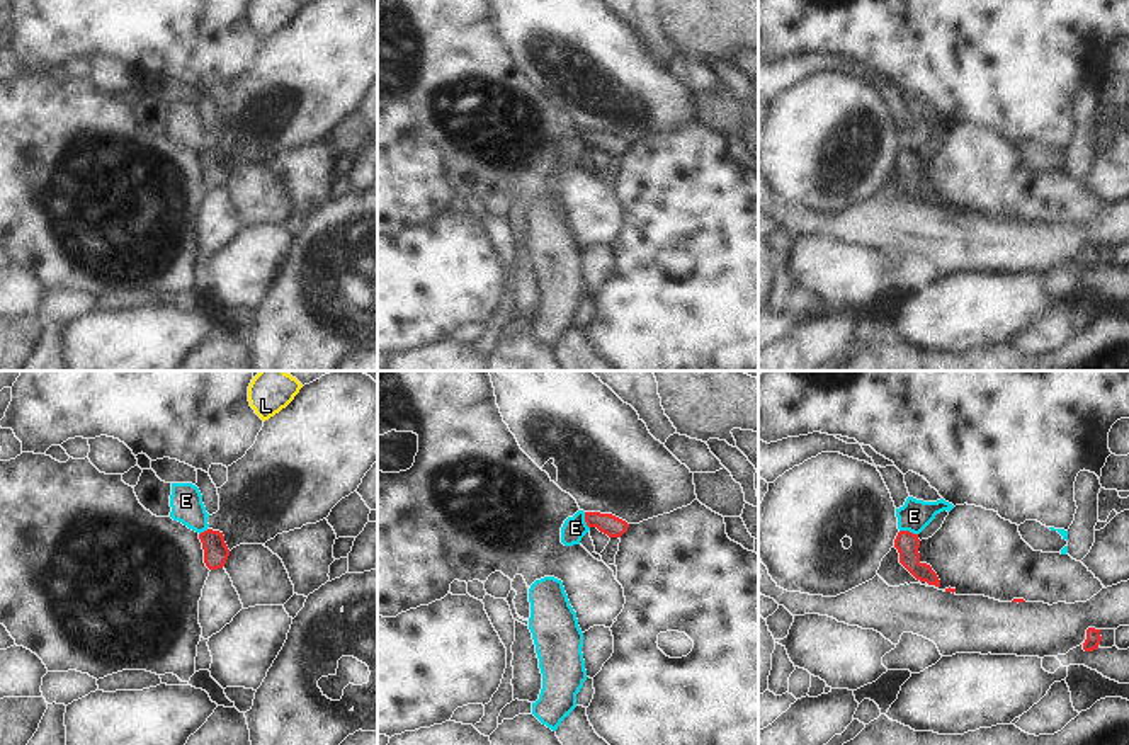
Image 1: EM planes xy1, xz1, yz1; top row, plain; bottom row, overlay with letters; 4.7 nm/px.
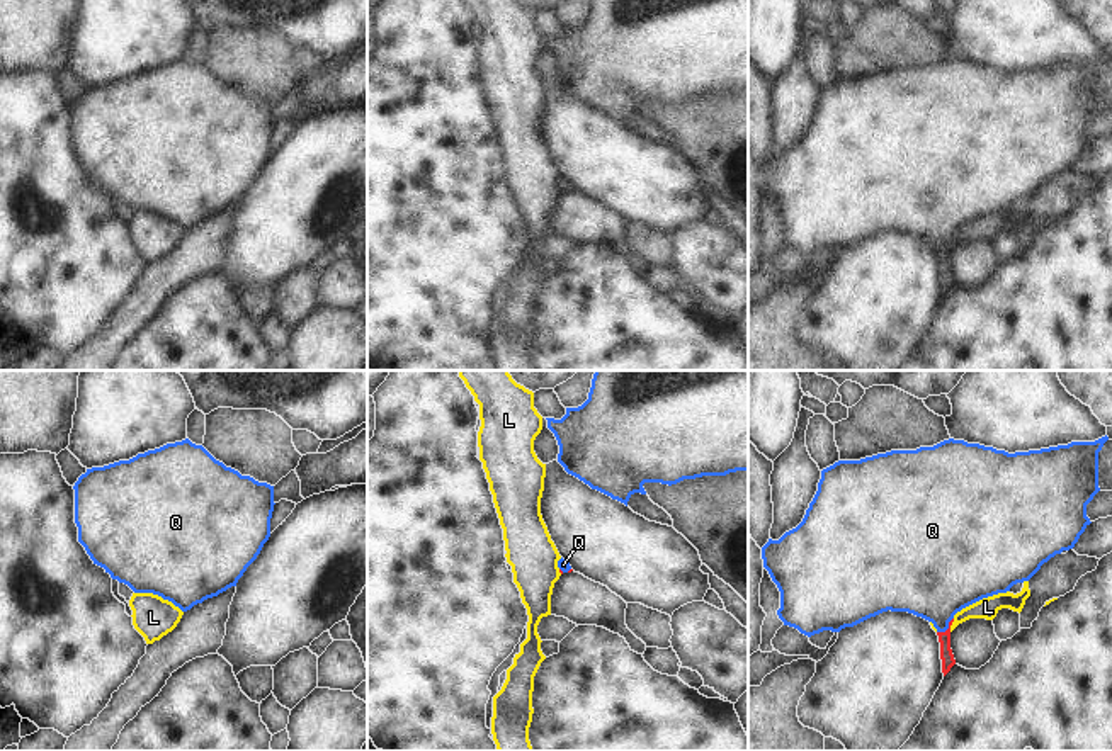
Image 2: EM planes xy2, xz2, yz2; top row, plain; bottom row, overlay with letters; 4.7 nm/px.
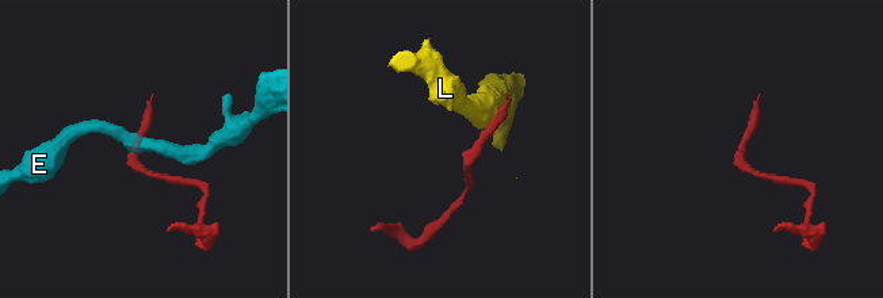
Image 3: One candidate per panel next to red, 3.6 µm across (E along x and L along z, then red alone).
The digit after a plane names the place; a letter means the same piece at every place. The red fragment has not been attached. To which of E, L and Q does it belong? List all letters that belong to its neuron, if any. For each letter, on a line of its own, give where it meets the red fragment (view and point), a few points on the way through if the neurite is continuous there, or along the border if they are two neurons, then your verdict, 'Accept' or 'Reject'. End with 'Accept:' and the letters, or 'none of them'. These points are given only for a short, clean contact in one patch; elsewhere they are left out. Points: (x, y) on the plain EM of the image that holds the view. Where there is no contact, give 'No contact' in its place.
E: Touches red at yz1 (908, 150). Boundary: yz1 (900, 148), (917, 153). Reject
L: Touches red at yz2 (951, 243). Boundary: yz2 (954, 238), (949, 250). Reject
Q: Touches red at yz2 (949, 247). Path across: yz2 (944, 257), (949, 247), (939, 228), (936, 196). Accept
Accept: Q.

